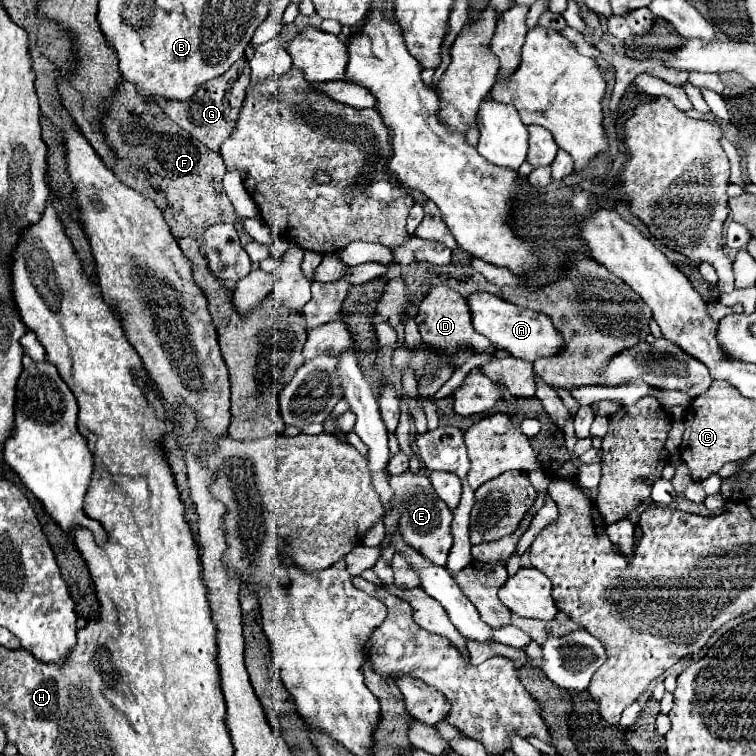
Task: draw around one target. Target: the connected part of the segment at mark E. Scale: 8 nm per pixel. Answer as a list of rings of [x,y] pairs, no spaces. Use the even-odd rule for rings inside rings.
[[[406,471],[404,475],[390,477],[390,487],[396,493],[394,503],[396,503],[396,511],[400,513],[400,527],[402,527],[404,539],[410,545],[414,545],[432,563],[446,565],[448,551],[452,547],[452,535],[450,535],[452,513],[442,503],[442,499],[438,499],[438,495],[434,493],[434,487],[432,487],[430,479],[424,473],[414,475],[414,473]]]

